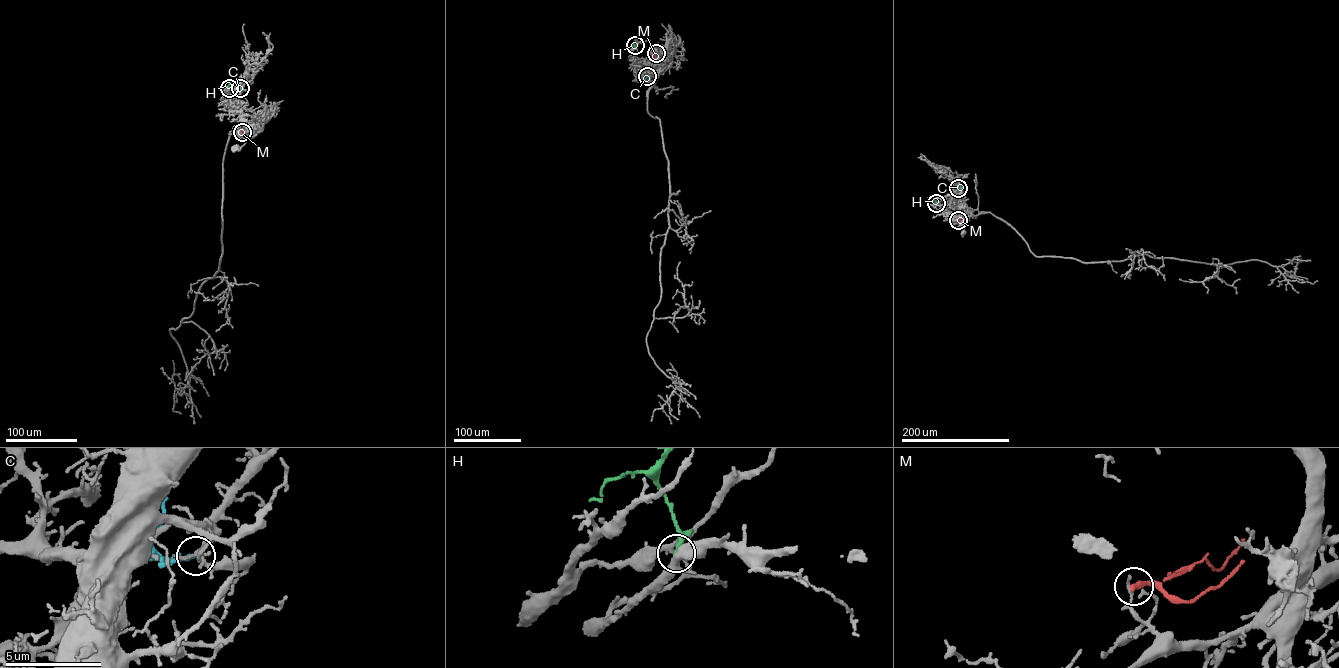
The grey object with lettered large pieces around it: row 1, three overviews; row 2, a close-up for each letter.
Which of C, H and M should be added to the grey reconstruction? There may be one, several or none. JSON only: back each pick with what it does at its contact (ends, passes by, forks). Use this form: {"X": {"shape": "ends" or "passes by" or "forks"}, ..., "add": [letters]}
{"C": {"shape": "ends"}, "add": ["C"]}

